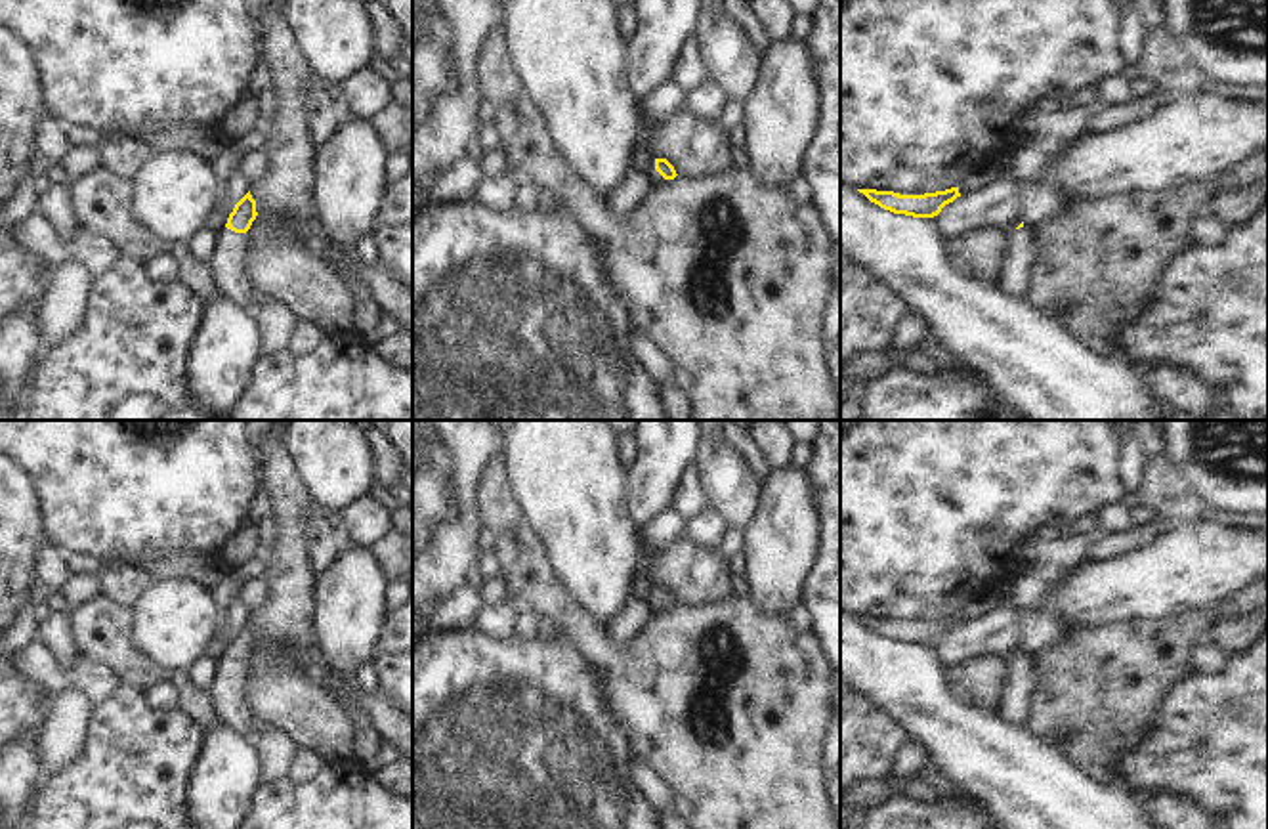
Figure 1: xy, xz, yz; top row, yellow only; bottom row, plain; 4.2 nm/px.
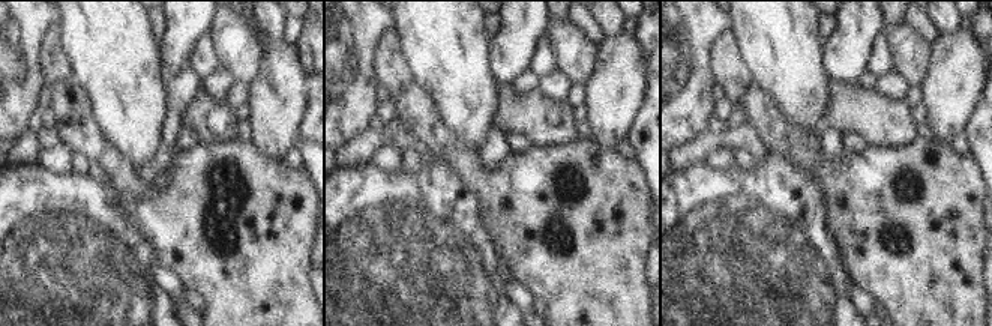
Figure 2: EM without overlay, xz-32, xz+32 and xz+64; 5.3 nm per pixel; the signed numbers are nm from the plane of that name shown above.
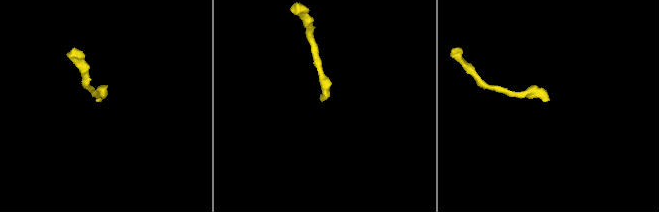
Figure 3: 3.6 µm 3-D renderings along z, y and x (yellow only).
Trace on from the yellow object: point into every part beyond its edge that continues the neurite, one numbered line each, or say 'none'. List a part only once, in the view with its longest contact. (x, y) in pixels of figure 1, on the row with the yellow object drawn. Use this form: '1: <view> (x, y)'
1: xy (228, 272)

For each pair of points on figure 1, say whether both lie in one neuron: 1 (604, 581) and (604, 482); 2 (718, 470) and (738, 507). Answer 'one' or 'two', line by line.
1: one
2: one

